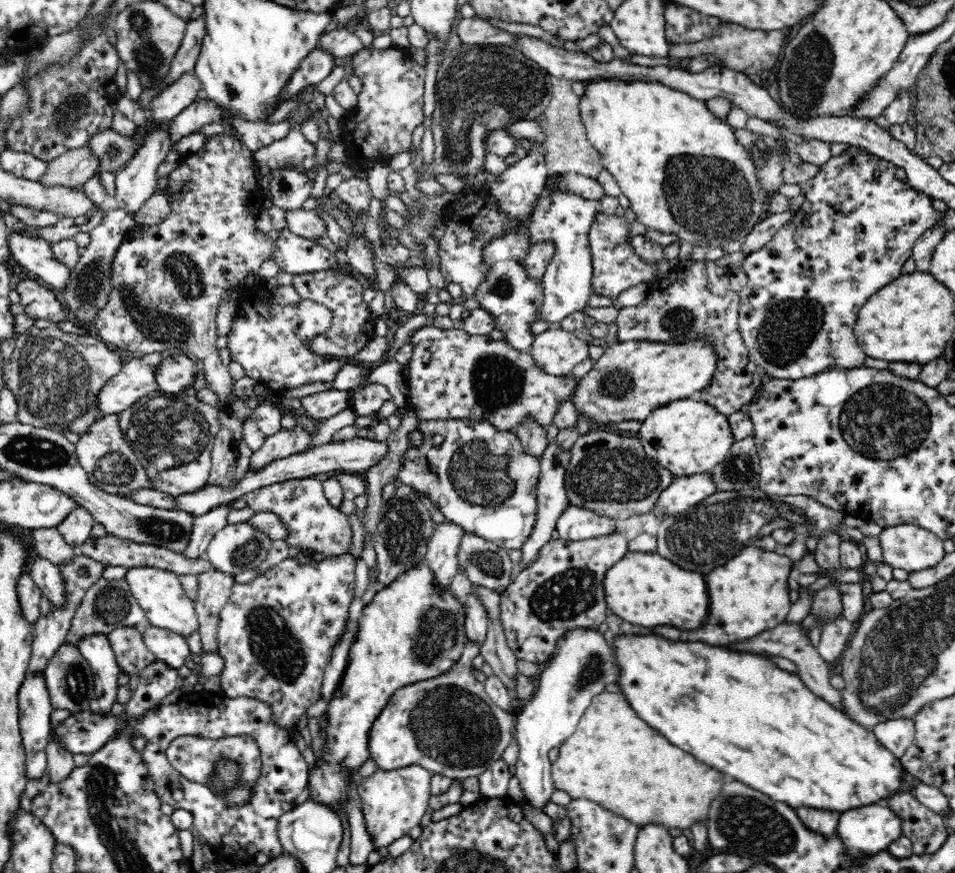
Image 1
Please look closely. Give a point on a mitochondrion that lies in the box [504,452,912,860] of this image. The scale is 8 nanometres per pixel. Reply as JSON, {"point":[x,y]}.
{"point":[705,536]}

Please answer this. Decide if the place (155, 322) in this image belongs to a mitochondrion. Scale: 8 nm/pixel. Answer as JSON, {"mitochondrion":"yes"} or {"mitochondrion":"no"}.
{"mitochondrion":"yes"}

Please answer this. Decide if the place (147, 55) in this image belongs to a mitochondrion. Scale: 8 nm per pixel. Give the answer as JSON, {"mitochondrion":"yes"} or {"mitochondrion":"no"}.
{"mitochondrion":"yes"}

